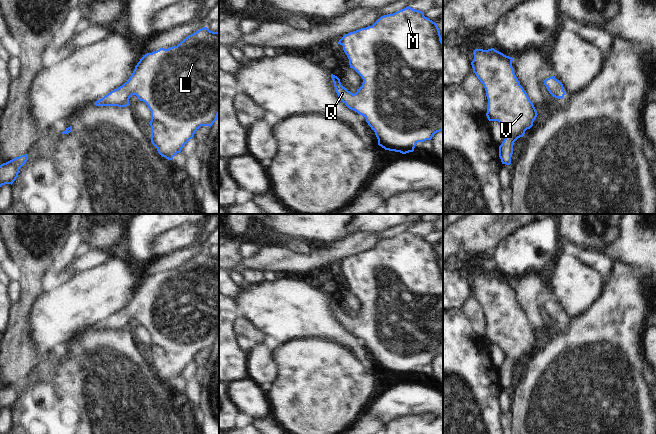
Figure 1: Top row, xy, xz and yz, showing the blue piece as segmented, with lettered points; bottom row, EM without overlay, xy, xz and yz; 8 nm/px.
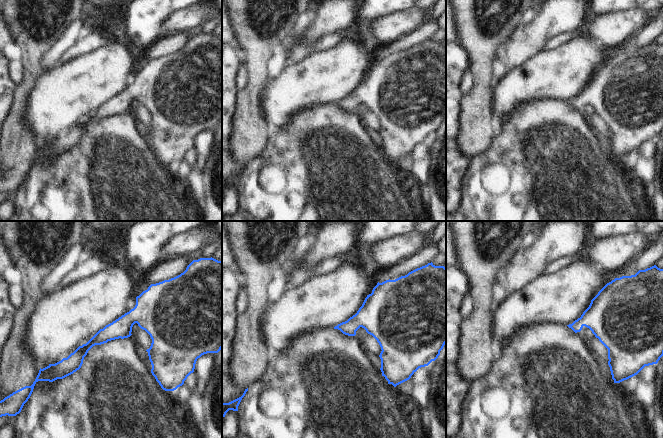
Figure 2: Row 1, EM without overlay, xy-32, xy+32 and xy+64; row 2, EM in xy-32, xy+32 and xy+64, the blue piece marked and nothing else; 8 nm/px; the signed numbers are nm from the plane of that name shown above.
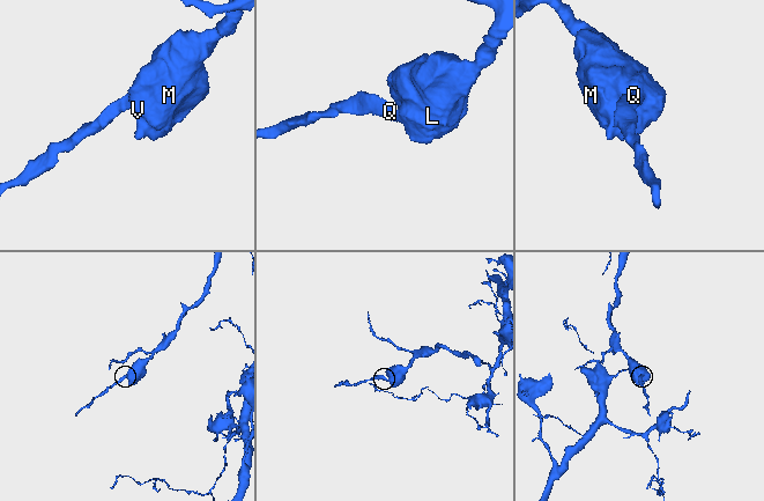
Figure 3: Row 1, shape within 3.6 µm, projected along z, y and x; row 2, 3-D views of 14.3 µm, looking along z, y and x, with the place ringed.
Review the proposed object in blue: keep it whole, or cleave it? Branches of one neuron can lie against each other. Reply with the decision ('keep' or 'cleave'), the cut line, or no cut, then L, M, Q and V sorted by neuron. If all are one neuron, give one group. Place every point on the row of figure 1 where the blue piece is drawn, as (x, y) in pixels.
keep; cut none; groups L M Q V

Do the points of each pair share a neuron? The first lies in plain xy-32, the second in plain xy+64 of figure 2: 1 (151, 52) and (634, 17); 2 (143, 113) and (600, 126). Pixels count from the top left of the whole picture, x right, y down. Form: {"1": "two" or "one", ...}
{"1": "two", "2": "one"}

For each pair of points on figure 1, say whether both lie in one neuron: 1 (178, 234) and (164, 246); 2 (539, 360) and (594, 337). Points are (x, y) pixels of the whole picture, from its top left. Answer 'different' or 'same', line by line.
1: same
2: same

